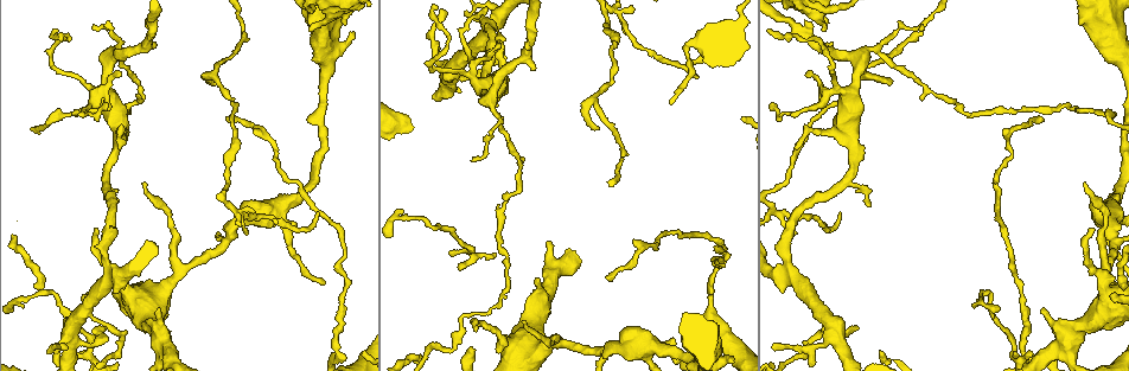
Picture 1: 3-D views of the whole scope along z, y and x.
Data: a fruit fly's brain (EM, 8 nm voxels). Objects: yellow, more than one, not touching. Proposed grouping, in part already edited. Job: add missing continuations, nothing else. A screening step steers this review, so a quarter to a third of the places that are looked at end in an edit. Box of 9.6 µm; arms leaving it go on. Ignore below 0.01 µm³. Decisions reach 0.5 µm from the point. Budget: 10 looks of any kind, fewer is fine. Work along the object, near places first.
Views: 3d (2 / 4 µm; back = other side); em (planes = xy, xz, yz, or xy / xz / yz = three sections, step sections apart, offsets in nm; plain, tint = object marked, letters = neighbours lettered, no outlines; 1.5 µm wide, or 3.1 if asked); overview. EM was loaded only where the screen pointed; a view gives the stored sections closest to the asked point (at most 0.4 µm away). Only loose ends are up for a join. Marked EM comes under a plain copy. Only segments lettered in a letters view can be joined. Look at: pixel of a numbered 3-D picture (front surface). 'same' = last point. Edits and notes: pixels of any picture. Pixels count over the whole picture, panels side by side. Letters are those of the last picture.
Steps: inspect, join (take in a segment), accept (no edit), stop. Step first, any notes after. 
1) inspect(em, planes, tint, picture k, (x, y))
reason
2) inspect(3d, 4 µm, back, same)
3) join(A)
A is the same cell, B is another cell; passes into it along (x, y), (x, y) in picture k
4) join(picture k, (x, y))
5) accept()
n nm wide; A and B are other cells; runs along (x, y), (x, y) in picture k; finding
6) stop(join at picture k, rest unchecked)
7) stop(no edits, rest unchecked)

inspect(em, planes, letters, picture 1, (858, 327))
an open end

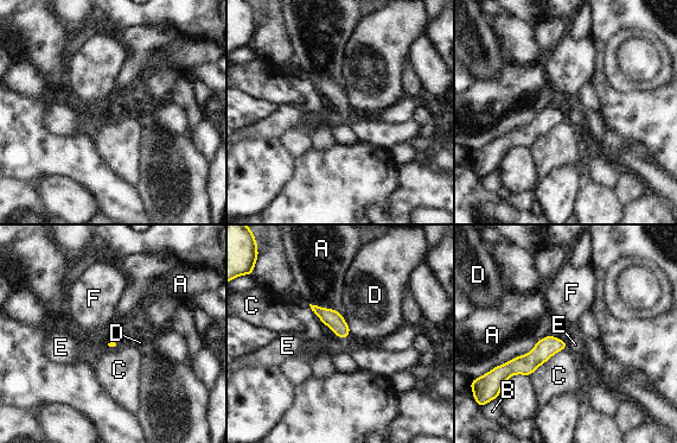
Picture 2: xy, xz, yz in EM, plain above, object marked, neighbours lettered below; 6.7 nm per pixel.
accept()
A, B, C, D, E and F are other cells; border along (567, 346), (553, 354), (529, 375) in picture 2; no lettered segment goes on from it

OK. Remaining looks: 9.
inspect(em, yz, step 8, letters, picture 1, (486, 50))

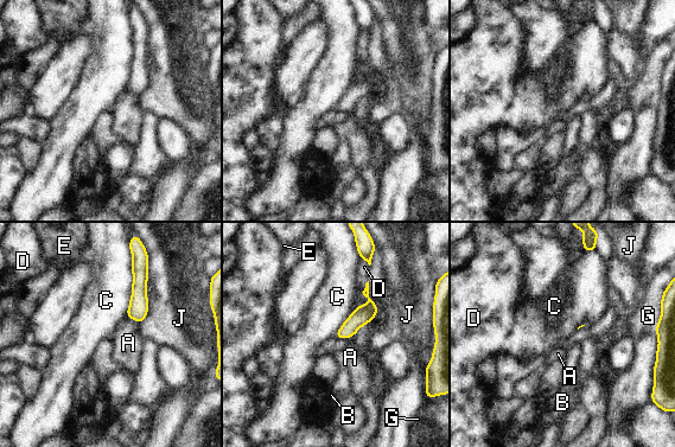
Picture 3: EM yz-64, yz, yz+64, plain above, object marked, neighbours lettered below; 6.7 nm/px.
accept()
A, B, C, D, E, G and J are other cells; border along (132, 256), (132, 295), (125, 313) in picture 3; none of them fits

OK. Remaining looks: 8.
inspect(3d, 4 µm, picture 1, (160, 310))

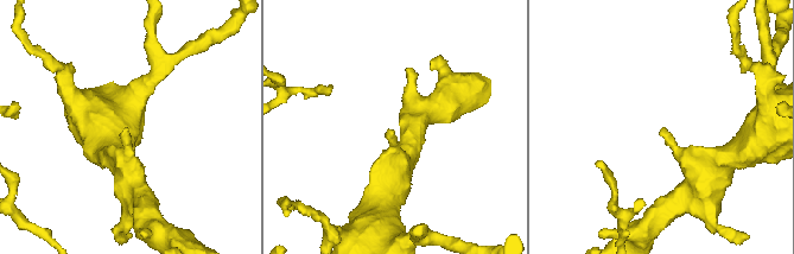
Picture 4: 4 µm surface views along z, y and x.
inspect(em, planes, letters, picture 4, (393, 131))
shape alone is not enough

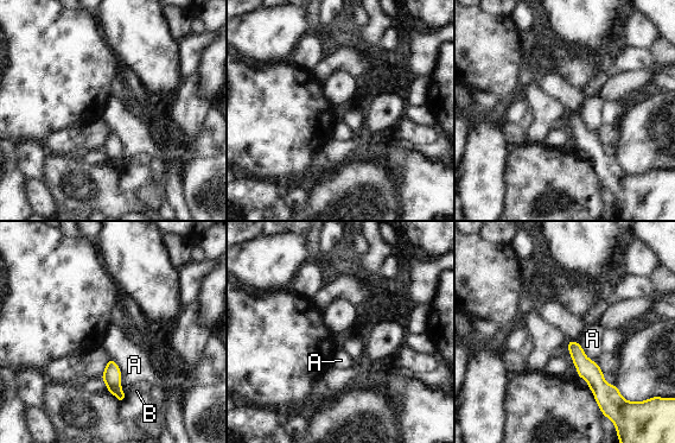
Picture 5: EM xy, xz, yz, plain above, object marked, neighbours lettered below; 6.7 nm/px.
accept()
A and B are other cells; runs along (572, 343), (605, 394), (605, 405) in picture 5; none of them fits

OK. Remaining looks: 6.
inspect(em, xy, step 8, letters, picture 1, (143, 184))
thin end

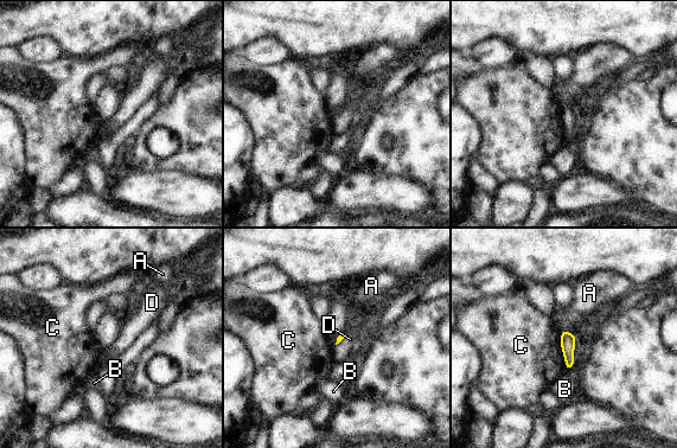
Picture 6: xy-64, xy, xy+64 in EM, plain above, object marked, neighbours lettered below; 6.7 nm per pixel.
inspect(em, planes, letters, same)
another direction

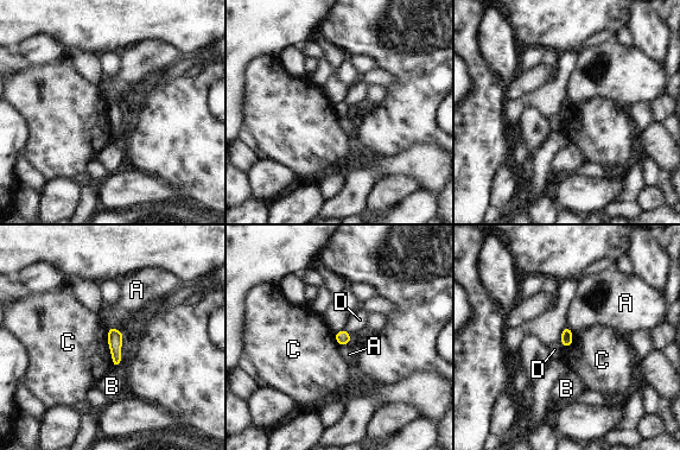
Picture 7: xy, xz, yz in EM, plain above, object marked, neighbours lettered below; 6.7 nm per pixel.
accept()
C touches over 260 nm; A, B, C and D are other cells; border along (107, 328), (107, 344), (113, 365) in picture 7; no lettered segment goes on from it

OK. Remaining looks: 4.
stop(no edits, rest unchecked)

